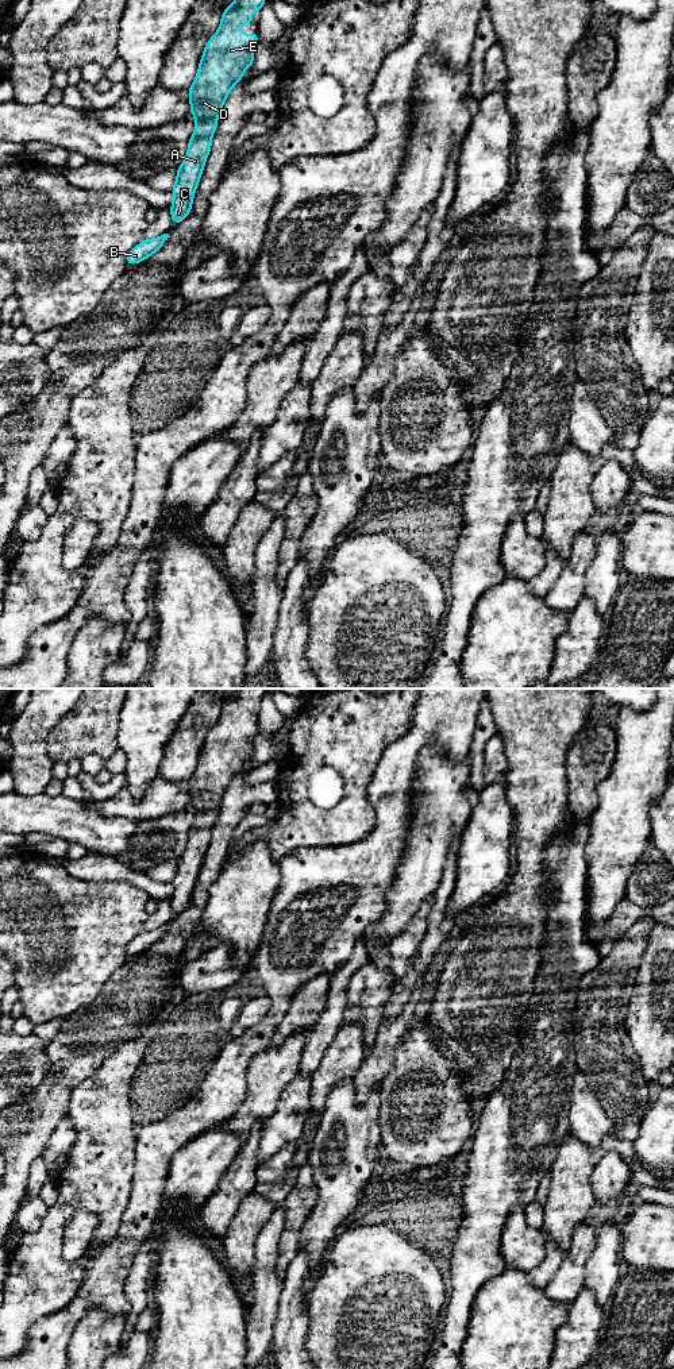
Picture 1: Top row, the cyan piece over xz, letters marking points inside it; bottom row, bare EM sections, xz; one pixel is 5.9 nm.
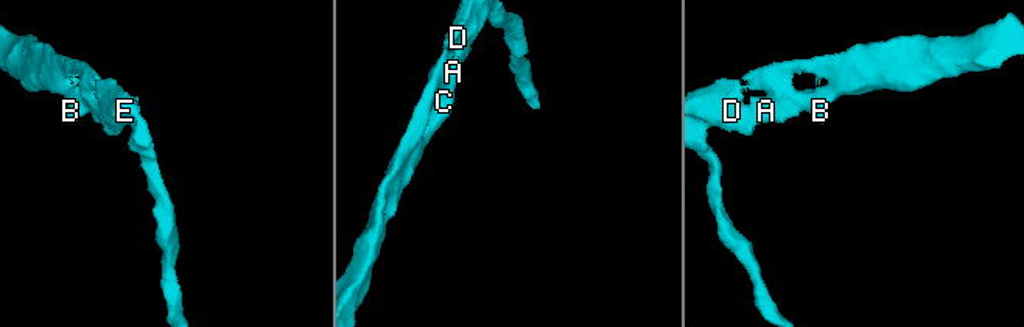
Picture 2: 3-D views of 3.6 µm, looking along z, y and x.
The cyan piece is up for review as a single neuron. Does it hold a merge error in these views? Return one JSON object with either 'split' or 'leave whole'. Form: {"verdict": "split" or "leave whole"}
{"verdict": "leave whole"}

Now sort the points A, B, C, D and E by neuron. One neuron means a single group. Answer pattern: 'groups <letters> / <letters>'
groups A B C D E

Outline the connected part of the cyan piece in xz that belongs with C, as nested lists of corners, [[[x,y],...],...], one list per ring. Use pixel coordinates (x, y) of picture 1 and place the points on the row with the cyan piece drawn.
[[[235,0],[222,14],[216,34],[209,38],[203,51],[197,76],[188,89],[190,113],[196,119],[195,134],[188,142],[188,153],[177,169],[172,189],[170,215],[174,225],[182,221],[192,209],[212,139],[217,127],[220,109],[242,80],[247,68],[253,66],[258,34],[243,35],[240,24],[253,24],[251,12],[261,11],[266,0]]]

